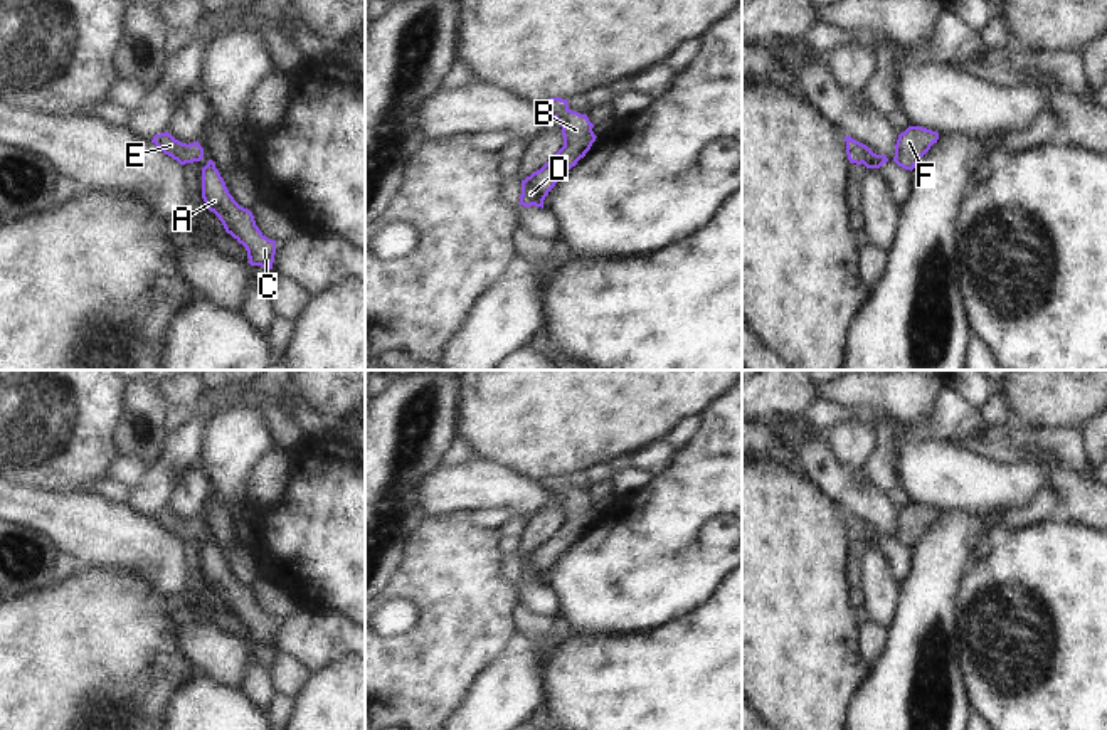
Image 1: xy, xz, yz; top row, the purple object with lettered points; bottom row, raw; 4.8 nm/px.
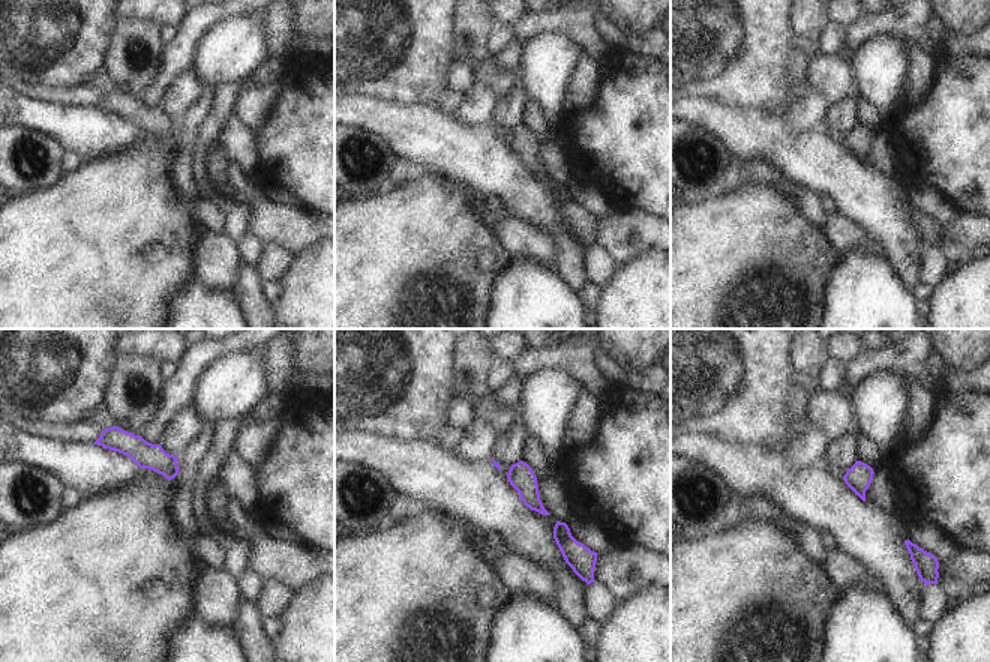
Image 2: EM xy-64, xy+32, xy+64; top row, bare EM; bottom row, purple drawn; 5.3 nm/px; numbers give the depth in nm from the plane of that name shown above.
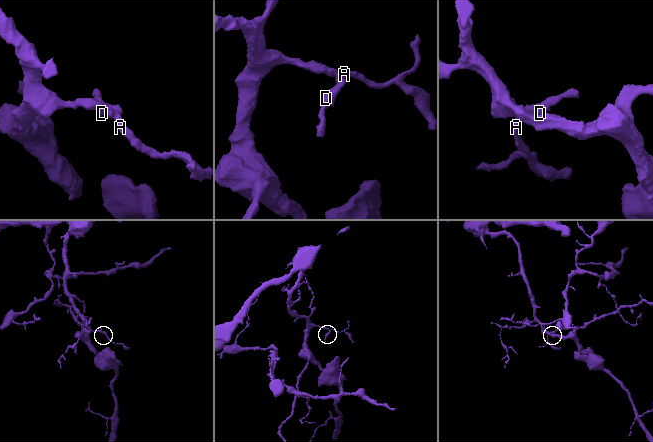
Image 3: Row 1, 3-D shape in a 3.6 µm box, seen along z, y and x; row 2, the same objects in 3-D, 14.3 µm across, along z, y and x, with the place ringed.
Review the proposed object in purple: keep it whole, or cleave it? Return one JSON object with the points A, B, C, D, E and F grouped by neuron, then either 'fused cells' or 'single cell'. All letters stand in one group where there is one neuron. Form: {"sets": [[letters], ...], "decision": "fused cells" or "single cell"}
{"sets": [["A", "B", "C", "D", "E", "F"]], "decision": "single cell"}

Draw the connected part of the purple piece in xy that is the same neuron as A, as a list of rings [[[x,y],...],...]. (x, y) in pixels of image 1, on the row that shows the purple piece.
[[[212,160],[202,168],[202,198],[225,232],[246,247],[247,262],[273,269],[276,241],[267,239],[256,225],[252,212],[234,200]]]

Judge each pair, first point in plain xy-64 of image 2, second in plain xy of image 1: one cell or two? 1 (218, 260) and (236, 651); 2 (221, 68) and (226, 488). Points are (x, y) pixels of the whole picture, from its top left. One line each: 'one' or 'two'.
1: one
2: one

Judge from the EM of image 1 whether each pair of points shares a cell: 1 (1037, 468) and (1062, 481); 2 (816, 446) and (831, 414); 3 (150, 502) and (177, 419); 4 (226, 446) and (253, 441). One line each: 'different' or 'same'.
1: different
2: different
3: different
4: same

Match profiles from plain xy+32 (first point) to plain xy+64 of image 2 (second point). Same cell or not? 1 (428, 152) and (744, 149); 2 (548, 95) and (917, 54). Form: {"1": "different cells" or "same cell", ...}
{"1": "same cell", "2": "different cells"}

